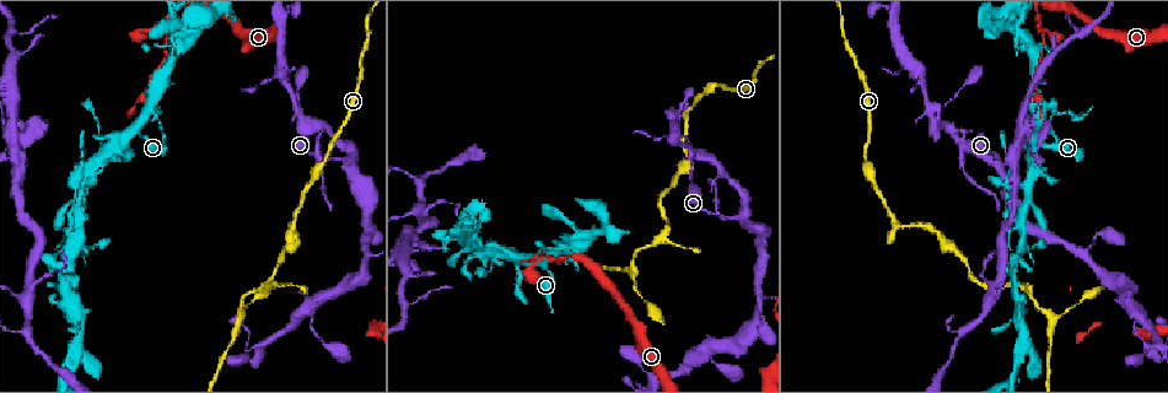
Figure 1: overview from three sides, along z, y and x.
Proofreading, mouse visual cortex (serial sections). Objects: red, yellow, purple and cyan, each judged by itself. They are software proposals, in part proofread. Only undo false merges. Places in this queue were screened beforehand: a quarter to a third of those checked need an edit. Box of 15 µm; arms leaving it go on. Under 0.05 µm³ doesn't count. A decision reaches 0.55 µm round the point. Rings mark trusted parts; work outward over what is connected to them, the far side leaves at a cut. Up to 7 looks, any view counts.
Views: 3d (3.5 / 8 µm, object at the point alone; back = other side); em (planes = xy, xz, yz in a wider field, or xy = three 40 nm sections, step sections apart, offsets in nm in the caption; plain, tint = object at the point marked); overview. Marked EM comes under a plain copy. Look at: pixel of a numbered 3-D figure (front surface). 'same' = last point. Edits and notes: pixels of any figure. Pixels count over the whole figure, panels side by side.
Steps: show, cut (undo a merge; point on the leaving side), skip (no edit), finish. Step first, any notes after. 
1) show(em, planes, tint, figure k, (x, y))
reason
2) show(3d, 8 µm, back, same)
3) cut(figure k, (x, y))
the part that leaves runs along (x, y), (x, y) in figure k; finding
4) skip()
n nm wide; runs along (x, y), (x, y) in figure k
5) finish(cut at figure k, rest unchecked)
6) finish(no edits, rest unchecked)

show(3d, 3.5 µm, figure 1, (716, 213))
a narrow waist

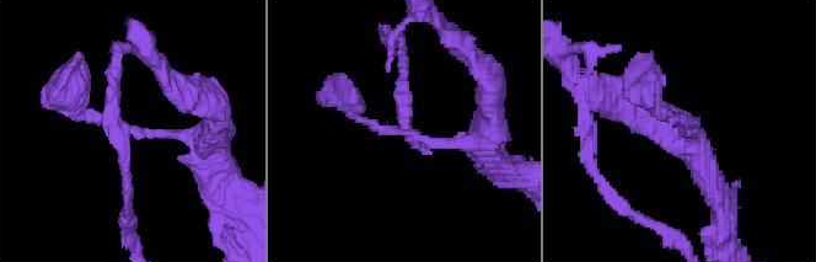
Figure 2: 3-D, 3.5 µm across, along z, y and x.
show(em, xy, step 3, tint, figure 2, (132, 131))

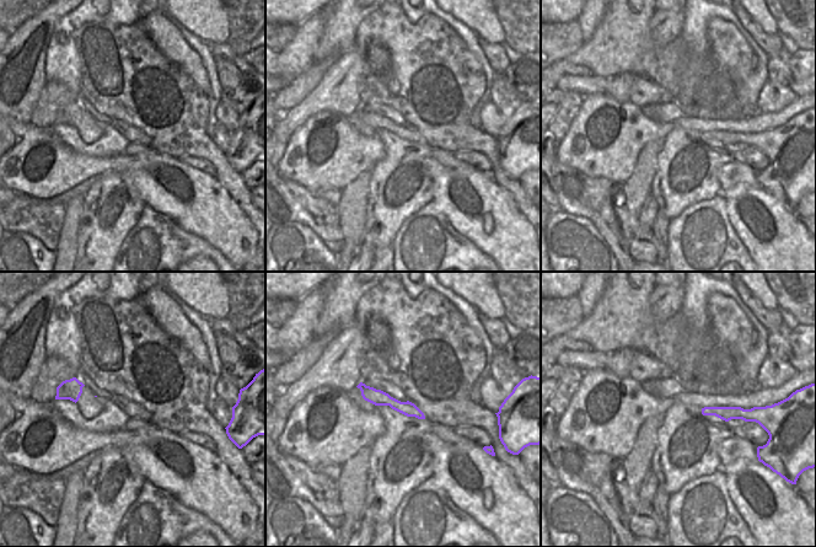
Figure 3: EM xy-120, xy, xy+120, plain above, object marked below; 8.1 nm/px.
skip()
arms of 150, 200 nm; runs along (344, 99), (382, 130), (481, 146) in figure 2; all the same cell

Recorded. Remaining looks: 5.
show(3d, 3.5 µm, figure 1, (950, 131))
small branch off a trunk

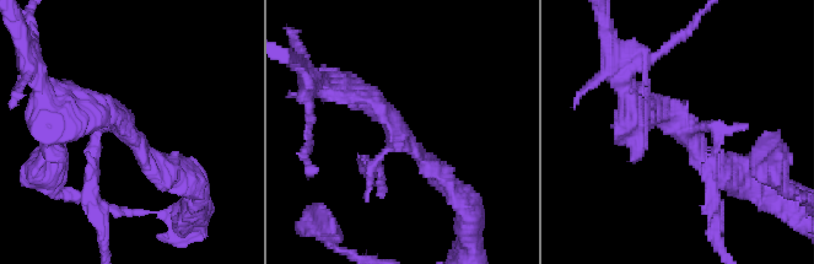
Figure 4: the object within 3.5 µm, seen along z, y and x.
show(em, planes, tint, figure 4, (400, 137))
3 arms; arms of 150, 300, 350 nm

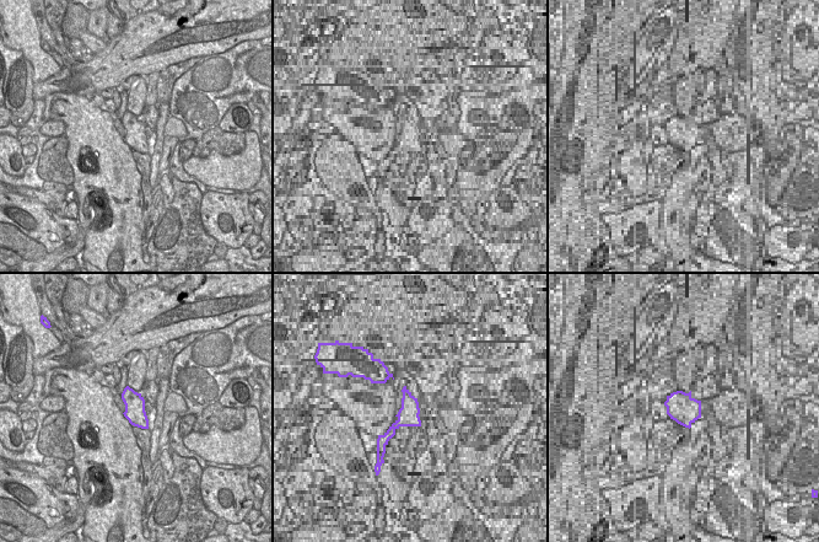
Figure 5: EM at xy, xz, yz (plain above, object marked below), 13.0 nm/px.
cut(figure 4, (92, 163))
the part that leaves runs along (700, 125), (718, 136), (716, 224) in figure 4; a second cell is stuck on

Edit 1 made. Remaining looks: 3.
show(3d, 3.5 µm, figure 1, (1040, 25))
branch point

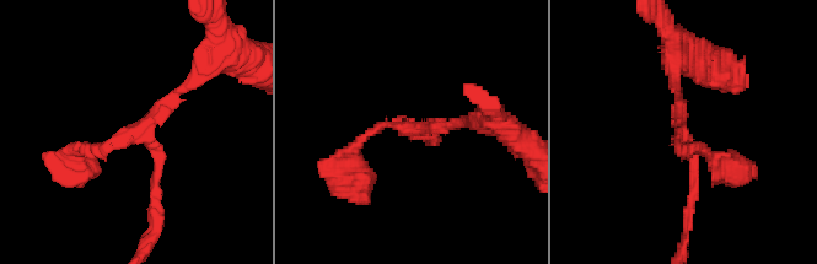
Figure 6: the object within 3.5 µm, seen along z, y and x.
show(em, xy, step 1, tint, figure 6, (684, 131))
3 arms; arms of 150, 150, 150 nm

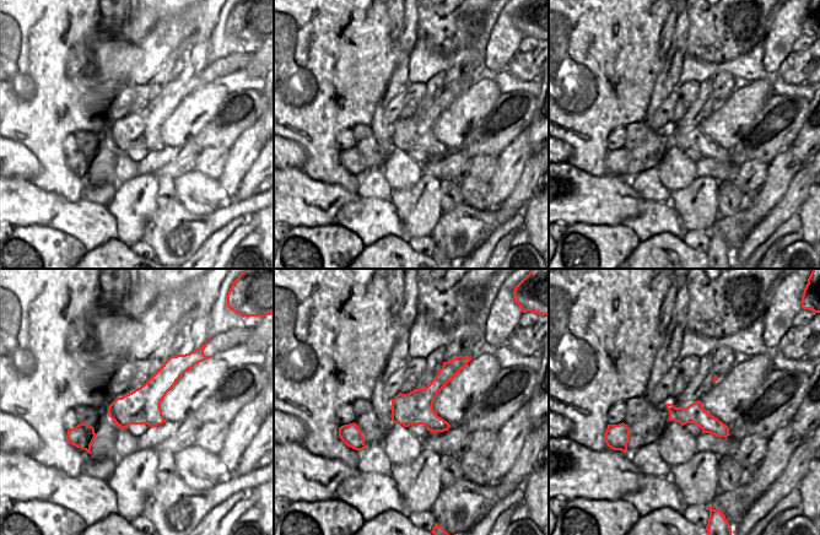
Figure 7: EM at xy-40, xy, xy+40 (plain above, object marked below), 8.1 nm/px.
cut(figure 6, (154, 190))
the part that leaves runs along (154, 150), (154, 241), (143, 252) in figure 6; two cells meet here

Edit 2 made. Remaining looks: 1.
finish(cut at figure 4, cut at figure 6, rest unchecked)

